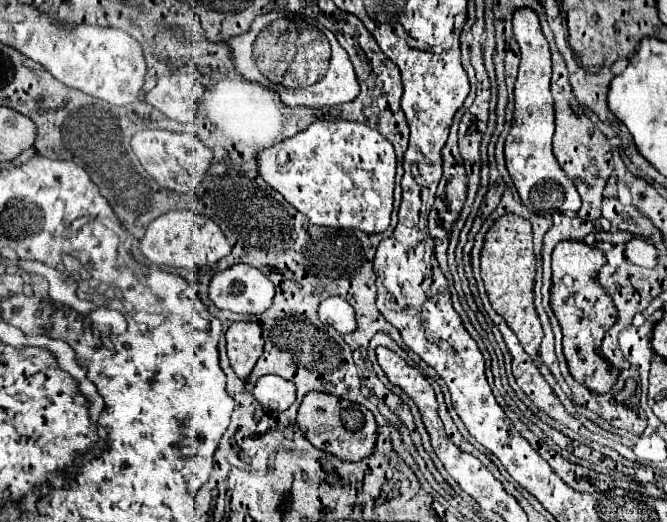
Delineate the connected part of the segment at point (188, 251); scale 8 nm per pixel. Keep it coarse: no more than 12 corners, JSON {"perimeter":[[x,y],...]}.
{"perimeter":[[166,212],[140,252],[156,266],[216,264],[230,244],[210,218]]}

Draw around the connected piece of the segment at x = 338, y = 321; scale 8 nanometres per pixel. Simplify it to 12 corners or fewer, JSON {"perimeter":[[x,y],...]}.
{"perimeter":[[340,296],[322,300],[318,318],[340,334],[356,328],[354,310]]}

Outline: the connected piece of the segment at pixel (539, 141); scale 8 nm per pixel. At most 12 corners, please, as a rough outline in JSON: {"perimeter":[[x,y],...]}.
{"perimeter":[[534,10],[514,12],[522,62],[506,168],[534,214],[578,212],[552,154],[550,48]]}

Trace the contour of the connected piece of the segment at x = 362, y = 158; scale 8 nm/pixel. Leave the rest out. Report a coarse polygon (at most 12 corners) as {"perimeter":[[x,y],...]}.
{"perimeter":[[316,120],[258,154],[312,224],[384,232],[396,156]]}

